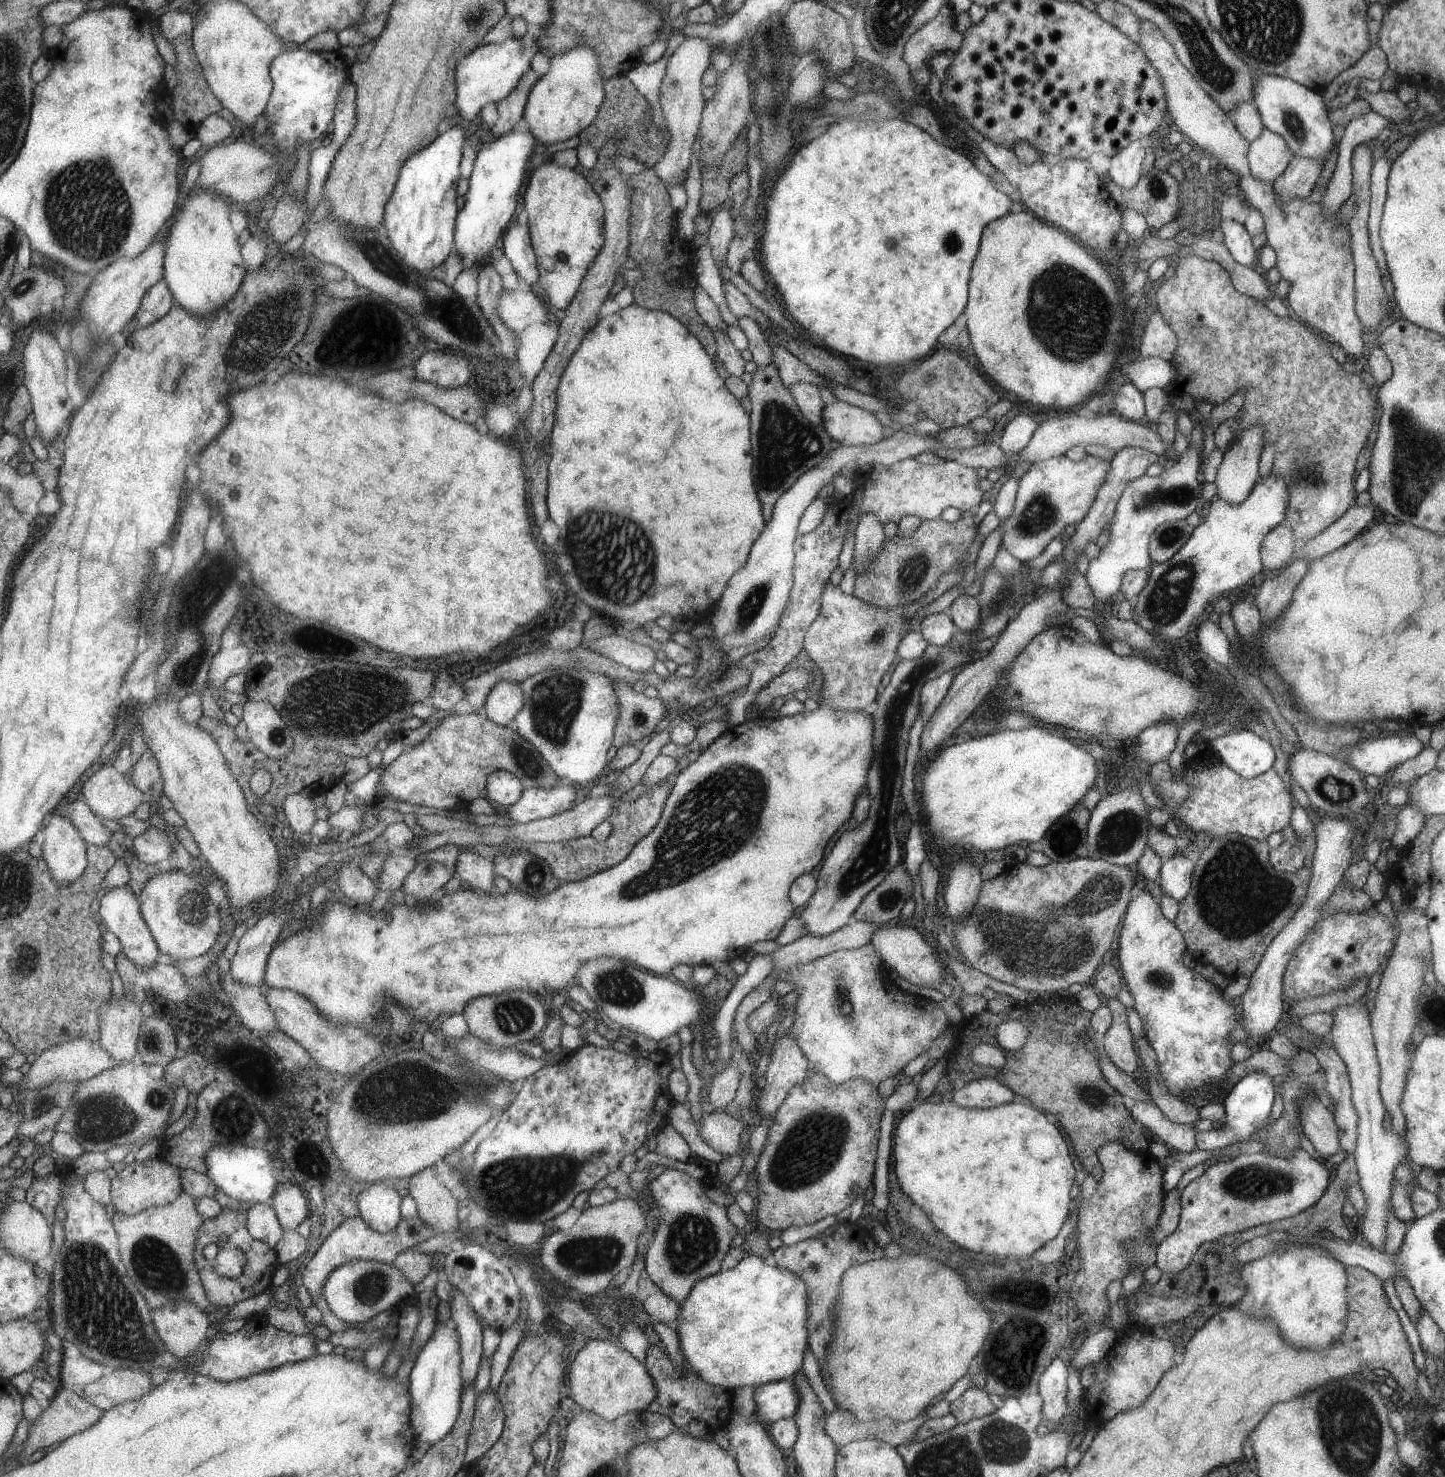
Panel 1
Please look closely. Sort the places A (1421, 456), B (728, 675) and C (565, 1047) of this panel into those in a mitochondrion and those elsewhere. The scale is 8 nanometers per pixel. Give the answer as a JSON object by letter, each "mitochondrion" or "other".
{"A":"mitochondrion","B":"mitochondrion","C":"other"}

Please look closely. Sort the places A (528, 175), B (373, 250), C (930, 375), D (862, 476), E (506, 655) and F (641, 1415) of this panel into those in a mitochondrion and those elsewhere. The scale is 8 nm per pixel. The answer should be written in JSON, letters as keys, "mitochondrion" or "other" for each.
{"A":"other","B":"mitochondrion","C":"mitochondrion","D":"other","E":"other","F":"other"}

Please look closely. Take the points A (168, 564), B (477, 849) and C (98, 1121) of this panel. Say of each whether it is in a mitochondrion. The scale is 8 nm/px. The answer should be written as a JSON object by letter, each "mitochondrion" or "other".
{"A":"other","B":"other","C":"mitochondrion"}

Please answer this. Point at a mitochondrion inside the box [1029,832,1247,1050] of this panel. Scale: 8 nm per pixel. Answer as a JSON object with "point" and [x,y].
{"point":[1159,979]}

